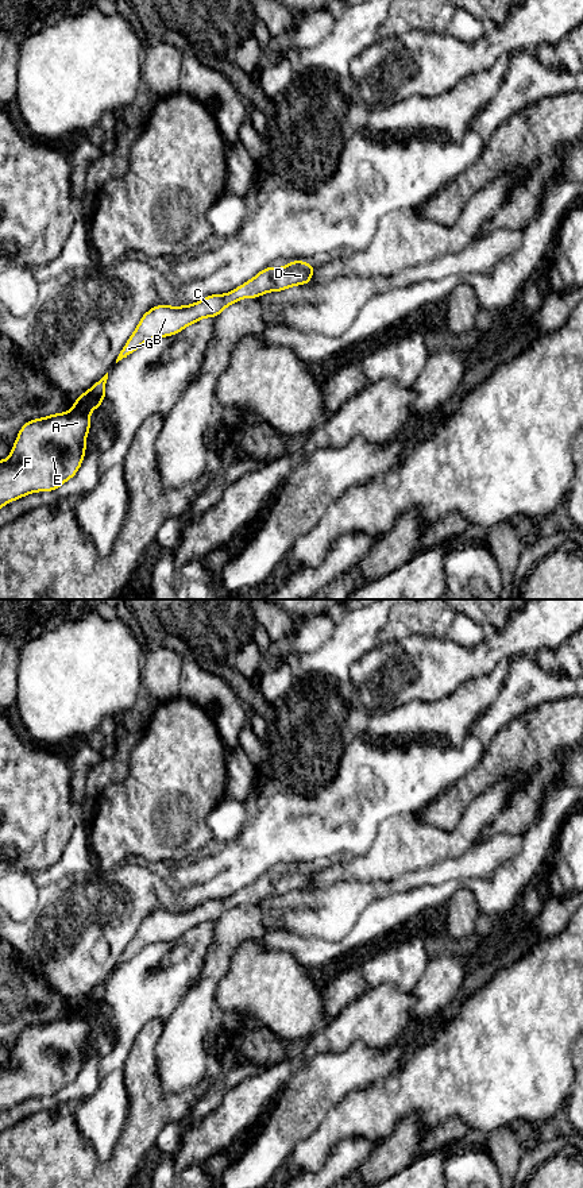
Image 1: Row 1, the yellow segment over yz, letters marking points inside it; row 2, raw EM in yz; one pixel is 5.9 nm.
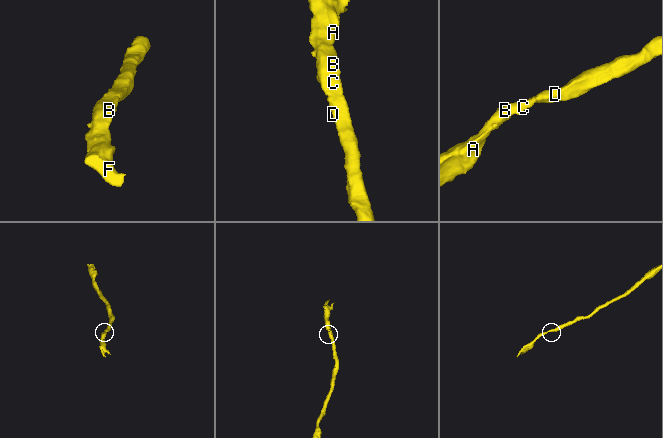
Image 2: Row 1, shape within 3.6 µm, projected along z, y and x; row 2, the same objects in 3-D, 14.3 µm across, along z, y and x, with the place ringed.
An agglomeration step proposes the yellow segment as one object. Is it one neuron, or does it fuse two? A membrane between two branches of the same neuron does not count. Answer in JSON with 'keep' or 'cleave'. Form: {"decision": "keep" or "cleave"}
{"decision": "keep"}

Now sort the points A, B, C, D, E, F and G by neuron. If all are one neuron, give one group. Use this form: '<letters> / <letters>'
A B C D E F G

